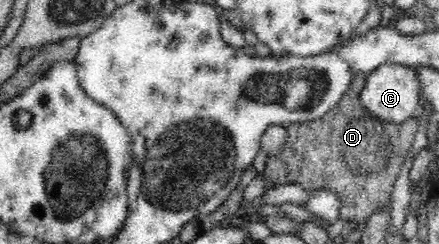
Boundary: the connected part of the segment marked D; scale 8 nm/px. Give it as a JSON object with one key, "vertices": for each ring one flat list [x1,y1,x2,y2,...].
{"vertices":[[356,74,350,80,349,88,342,94,339,102,320,119,281,125,286,129,287,136,283,148,275,154,266,156,263,169,266,189,284,183,302,184,307,192,328,187,340,196,340,218,345,219,347,225,349,221,357,223,368,220,376,211,391,203,390,192,410,155,416,133,420,129,420,118,409,117,402,123,386,123,360,107,359,93,366,76]]}

